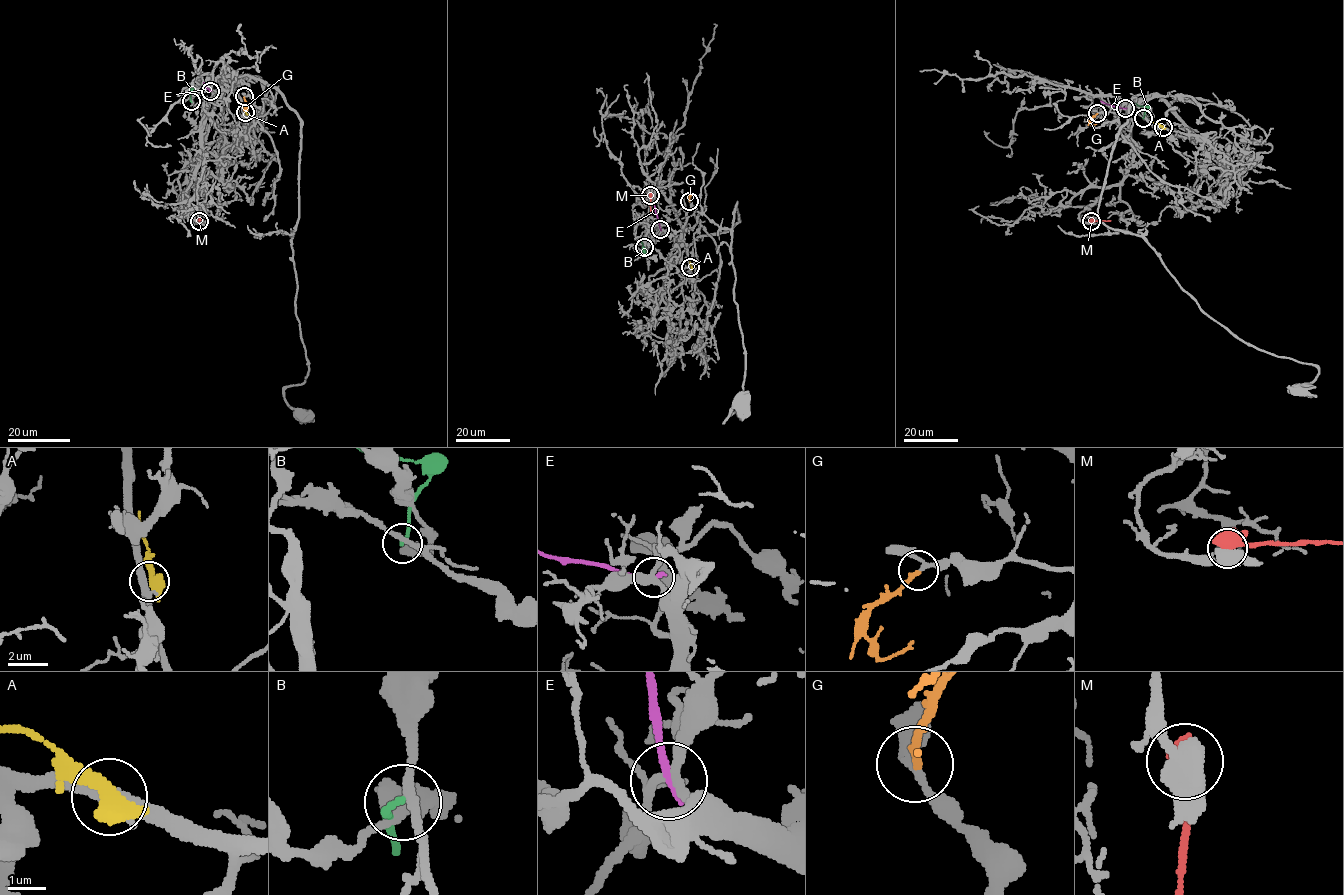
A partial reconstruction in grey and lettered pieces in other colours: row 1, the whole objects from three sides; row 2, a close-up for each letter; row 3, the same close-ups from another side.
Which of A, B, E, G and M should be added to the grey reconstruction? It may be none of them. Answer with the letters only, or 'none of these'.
G

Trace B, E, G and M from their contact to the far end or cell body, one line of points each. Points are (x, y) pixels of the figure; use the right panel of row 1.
B: (1143, 118), (1147, 108), (1136, 103)
E: (1125, 108), (1100, 101)
G: (1097, 113), (1090, 120), (1092, 125), (1096, 122)
M: (1091, 221), (1110, 220)

